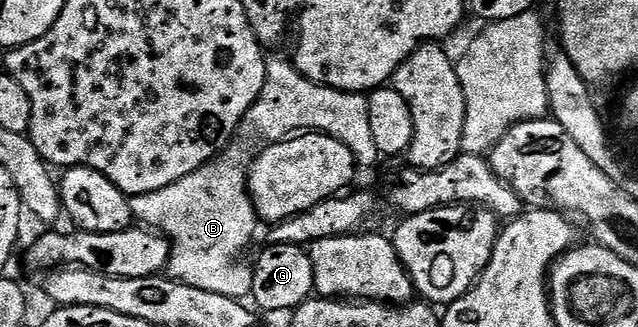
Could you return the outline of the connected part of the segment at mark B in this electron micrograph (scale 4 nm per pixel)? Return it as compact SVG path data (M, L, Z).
M269 58L267 65L268 72L260 98L240 122L239 134L216 158L199 167L194 173L174 181L174 185L166 185L166 189L158 189L154 193L146 193L131 200L133 216L139 222L141 219L144 222L141 224L145 228L155 229L172 244L172 256L168 258L166 268L171 278L194 289L206 289L210 293L222 293L226 297L238 300L243 300L252 294L254 271L240 258L256 235L258 216L256 207L252 204L252 196L249 194L249 172L262 145L283 143L285 139L293 138L297 133L323 133L342 141L342 145L350 148L361 168L372 167L382 159L378 145L374 145L374 132L370 127L370 109L368 100L363 94L340 91L336 87L325 87L323 83L315 83L289 60L287 63L284 59Z

